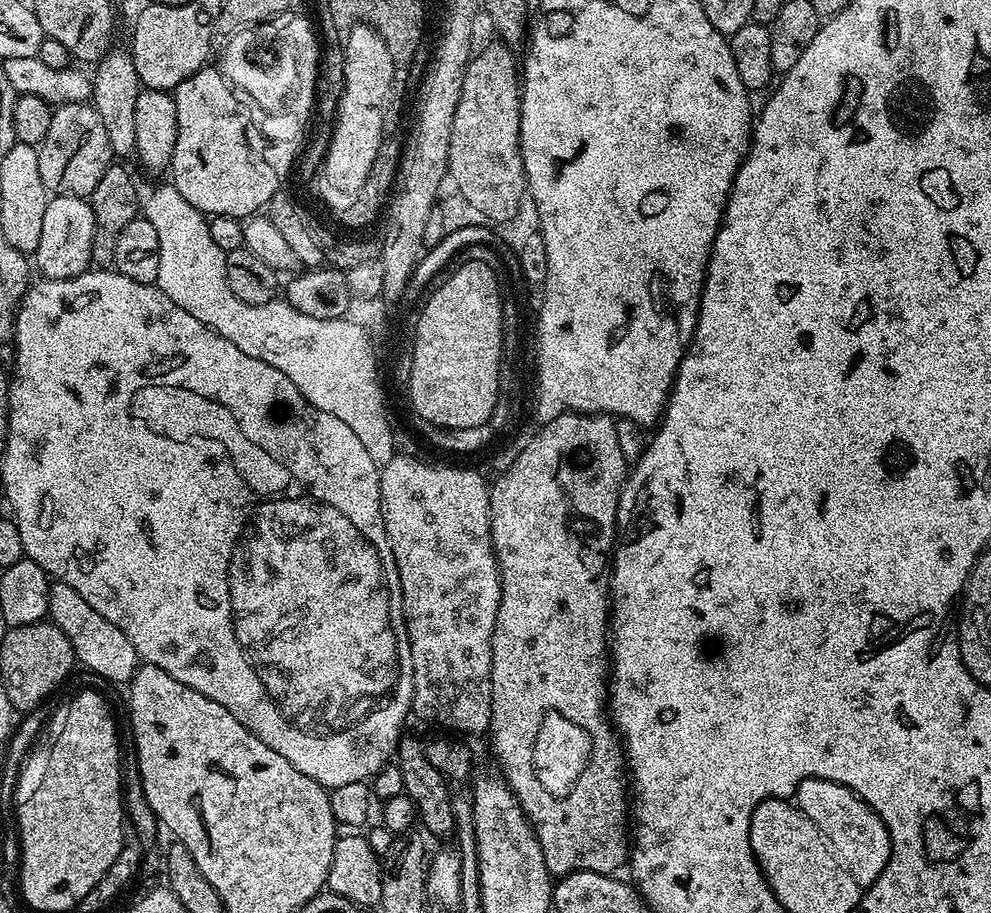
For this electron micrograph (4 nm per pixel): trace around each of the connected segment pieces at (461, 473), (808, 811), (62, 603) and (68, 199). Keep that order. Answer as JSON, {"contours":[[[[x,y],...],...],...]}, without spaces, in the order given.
{"contours":[[[[398,454],[398,455],[396,455],[396,457],[395,457],[395,458],[393,458],[393,459],[392,459],[392,460],[391,460],[391,462],[389,462],[389,464],[387,464],[387,465],[386,465],[386,466],[385,466],[385,467],[384,467],[384,469],[383,469],[383,470],[382,470],[382,471],[381,471],[381,473],[380,473],[380,505],[381,505],[381,506],[382,506],[382,518],[383,518],[383,519],[384,519],[384,525],[385,525],[385,526],[386,526],[386,538],[387,538],[387,539],[388,539],[388,541],[389,541],[389,542],[390,542],[390,550],[391,550],[391,551],[392,551],[392,563],[393,563],[393,565],[394,565],[394,573],[395,573],[395,579],[396,579],[396,580],[397,580],[397,581],[398,581],[398,584],[399,584],[399,585],[400,585],[400,587],[401,587],[401,588],[402,588],[402,606],[403,606],[403,607],[404,607],[404,621],[405,621],[405,622],[406,622],[406,630],[407,630],[407,631],[408,631],[408,641],[409,641],[409,642],[410,642],[410,654],[411,654],[411,655],[412,655],[412,658],[411,658],[411,661],[410,661],[410,675],[412,675],[412,677],[413,677],[413,678],[414,678],[414,694],[413,694],[413,695],[412,695],[412,712],[413,712],[413,713],[414,713],[414,716],[415,716],[415,719],[416,719],[416,716],[417,716],[417,718],[418,718],[418,719],[420,719],[420,720],[425,720],[425,722],[426,722],[426,723],[428,723],[428,724],[437,724],[437,726],[438,726],[438,727],[440,727],[440,728],[453,728],[453,730],[454,730],[454,731],[456,731],[456,732],[454,732],[454,731],[452,731],[452,732],[453,732],[453,733],[456,733],[456,734],[462,734],[462,733],[458,733],[458,732],[484,732],[484,733],[487,733],[487,732],[488,732],[488,731],[489,731],[489,726],[488,726],[488,723],[489,723],[489,722],[490,722],[490,718],[491,718],[491,717],[492,717],[492,635],[493,635],[493,634],[494,634],[494,630],[495,630],[495,629],[496,629],[496,619],[497,619],[497,618],[498,618],[498,610],[499,610],[499,609],[500,609],[500,567],[499,567],[499,566],[498,566],[498,562],[497,562],[497,561],[496,561],[496,551],[495,551],[495,550],[494,550],[494,549],[492,549],[492,535],[491,535],[491,534],[490,534],[490,506],[489,506],[489,505],[488,505],[488,494],[489,494],[489,491],[490,491],[490,484],[489,484],[489,481],[488,481],[488,480],[487,480],[487,479],[486,479],[486,480],[485,480],[485,481],[484,481],[484,480],[483,480],[483,478],[482,478],[482,477],[480,477],[480,476],[479,476],[479,474],[478,474],[478,473],[476,473],[476,472],[475,472],[475,470],[474,470],[474,469],[472,469],[472,468],[455,468],[455,466],[454,466],[454,465],[452,465],[452,464],[427,464],[427,462],[426,462],[426,461],[424,461],[424,460],[419,460],[419,458],[418,458],[418,457],[416,457],[416,456],[404,456],[404,454]]],[[[822,778],[803,780],[796,787],[794,803],[803,816],[818,826],[824,841],[832,849],[832,855],[850,874],[850,878],[854,878],[861,889],[867,890],[876,881],[878,874],[882,874],[892,853],[892,839],[879,814],[845,784]]],[[[56,582],[48,590],[48,616],[51,623],[56,624],[70,638],[72,649],[77,661],[81,665],[85,664],[92,672],[97,672],[104,680],[109,680],[112,684],[127,685],[136,673],[138,667],[138,657],[130,638],[114,626],[114,622],[106,622],[78,590],[74,590],[63,582]]],[[[52,196],[46,206],[46,215],[42,218],[42,239],[38,242],[38,250],[34,253],[34,268],[40,271],[41,277],[49,280],[65,280],[66,278],[74,278],[78,274],[89,271],[93,267],[92,243],[94,242],[94,214],[92,213],[91,203],[82,196]]]]}

